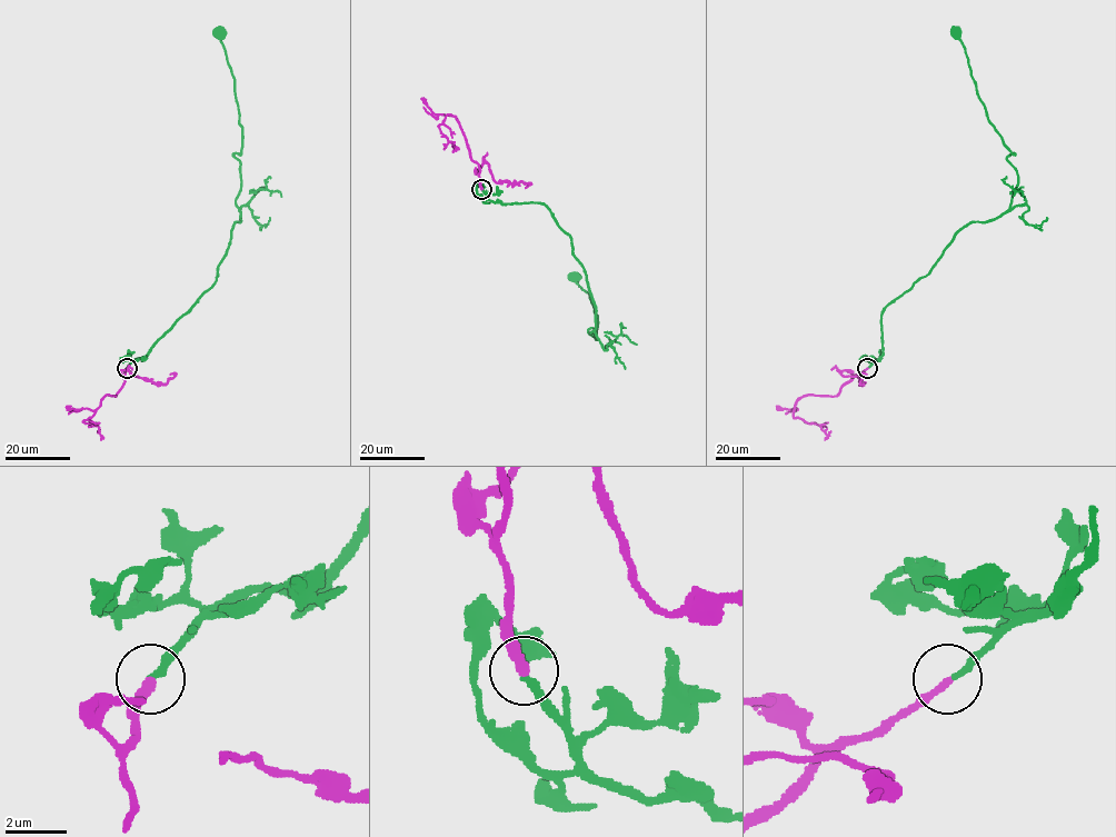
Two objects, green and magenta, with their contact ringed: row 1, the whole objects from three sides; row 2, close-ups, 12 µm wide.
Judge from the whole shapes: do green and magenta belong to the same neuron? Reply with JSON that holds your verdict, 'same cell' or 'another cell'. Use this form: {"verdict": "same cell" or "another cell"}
{"verdict": "same cell"}

